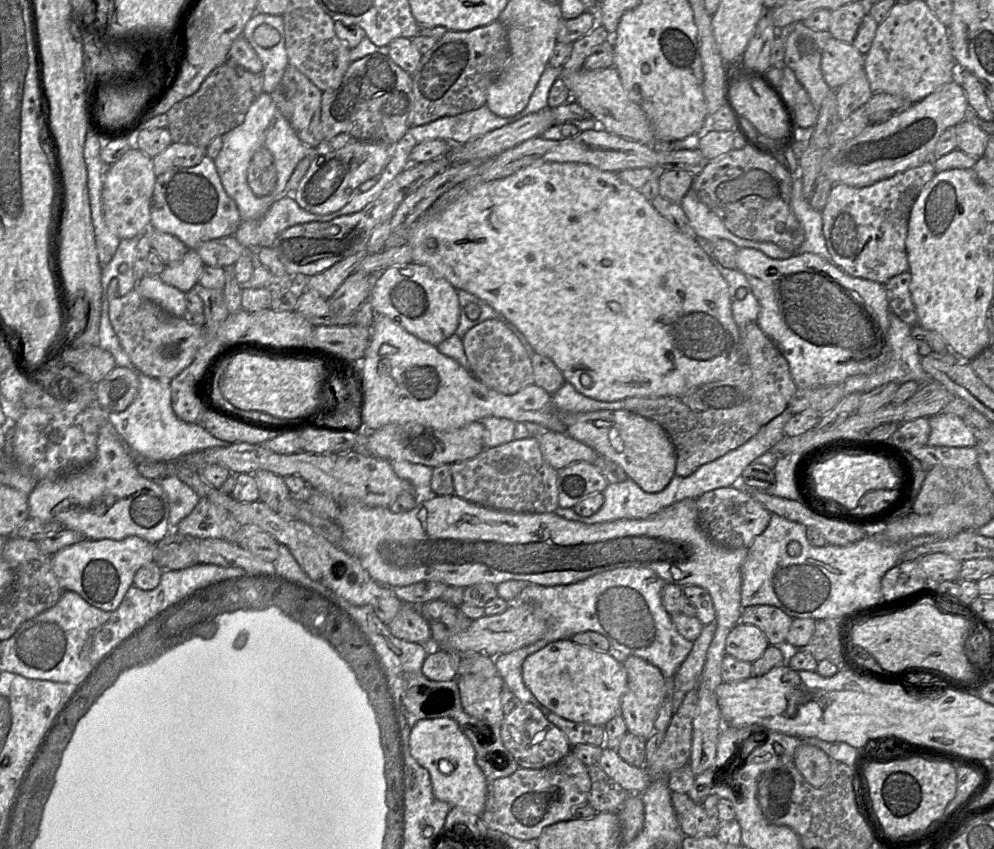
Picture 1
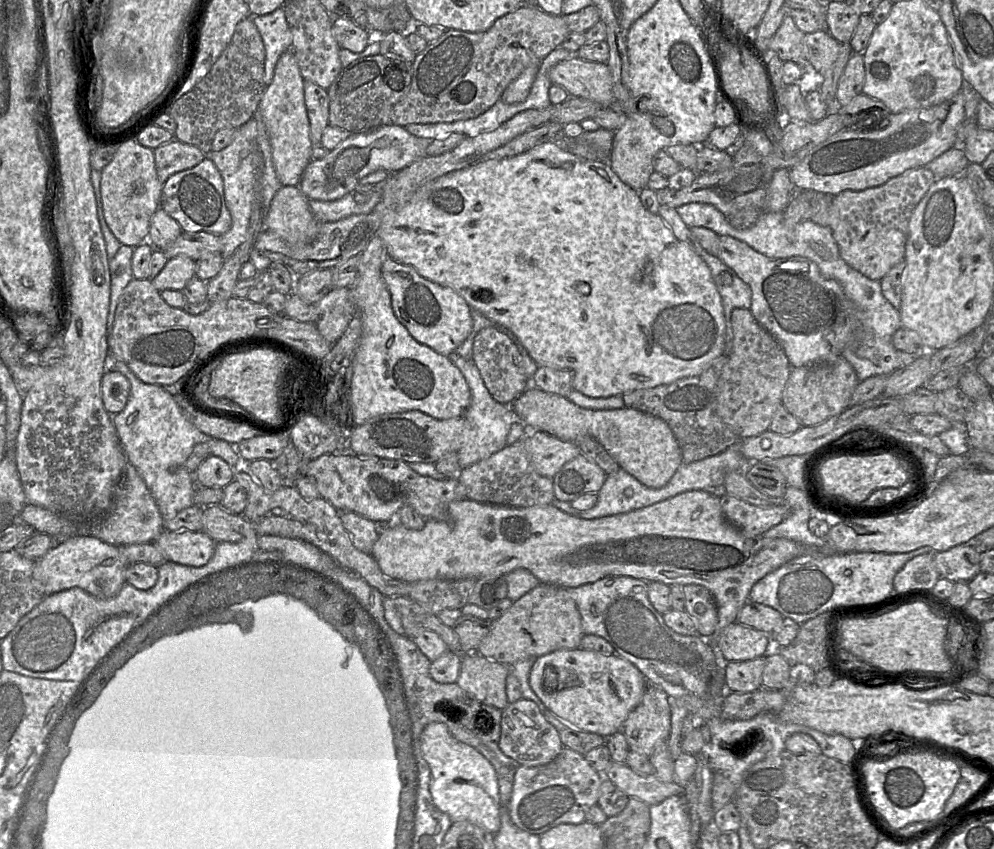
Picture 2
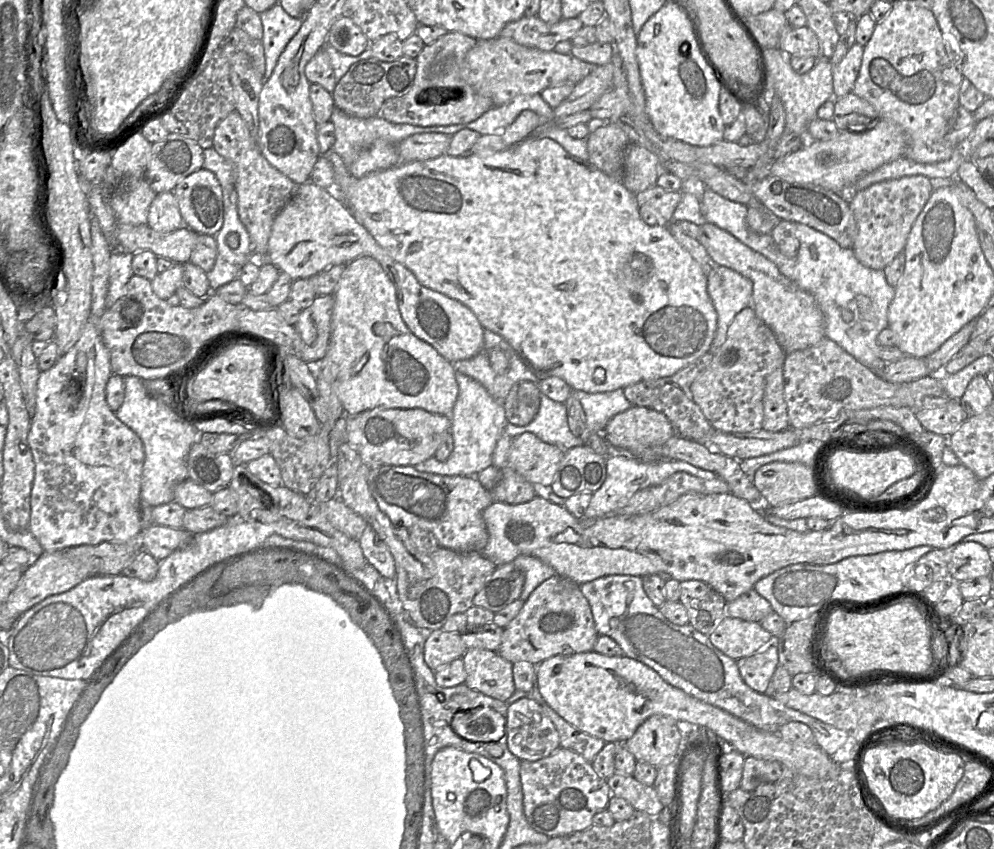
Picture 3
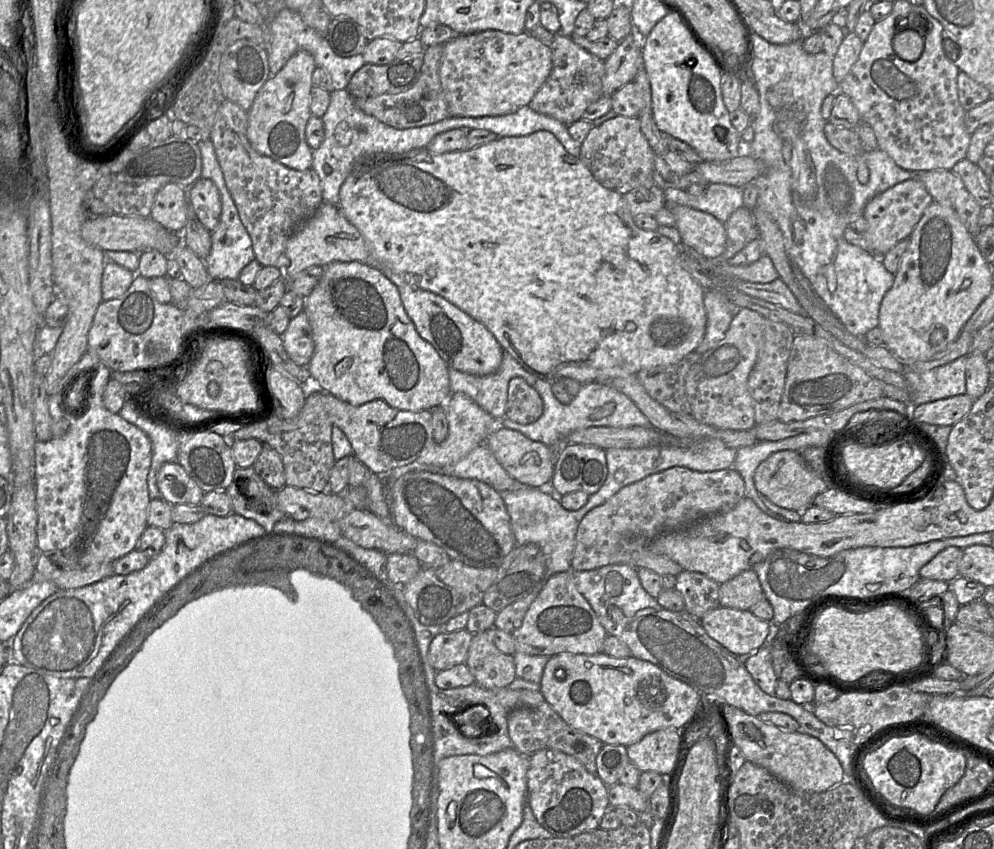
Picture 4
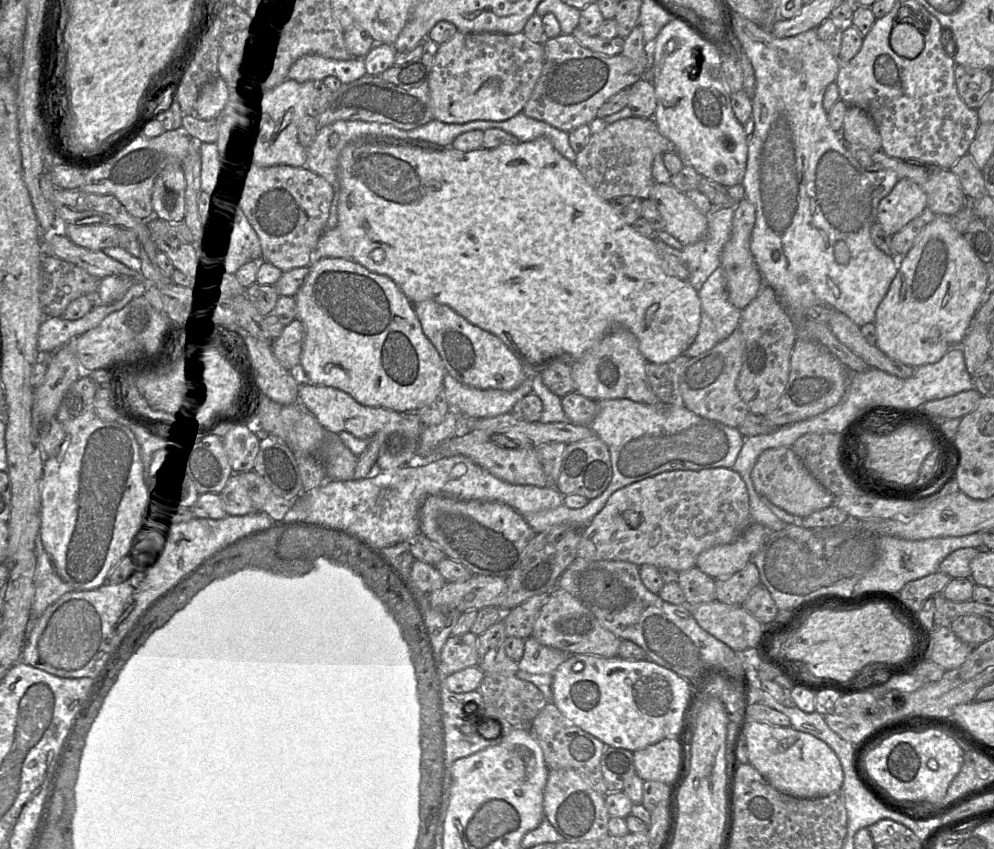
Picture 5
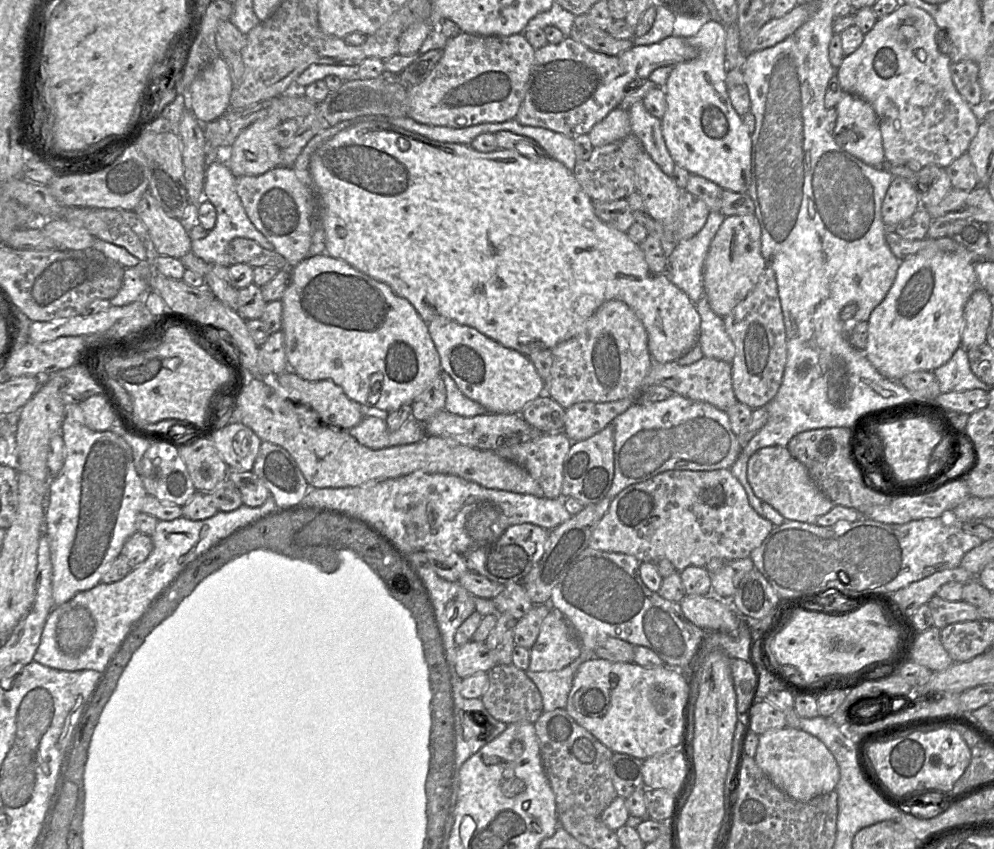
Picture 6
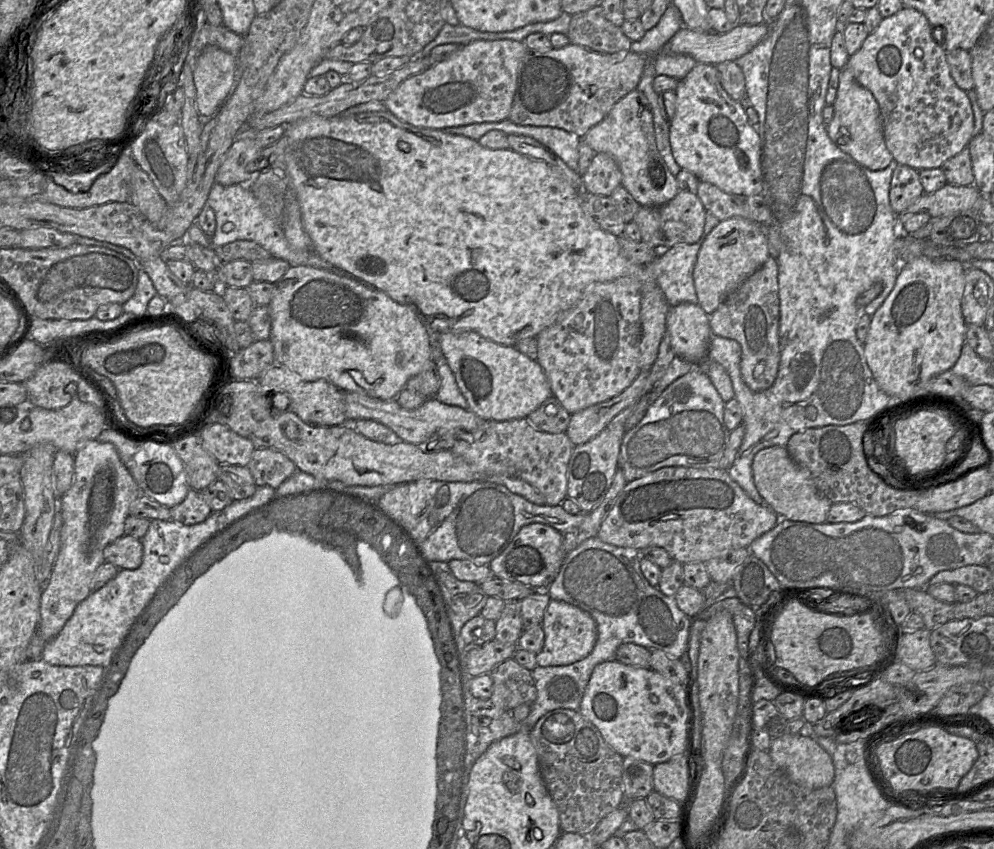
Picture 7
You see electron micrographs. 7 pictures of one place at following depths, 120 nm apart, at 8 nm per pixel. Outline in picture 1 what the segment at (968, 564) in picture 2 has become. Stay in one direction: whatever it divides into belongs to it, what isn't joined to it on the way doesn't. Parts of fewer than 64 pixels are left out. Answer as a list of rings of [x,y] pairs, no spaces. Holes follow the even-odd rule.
[[[943,553],[926,554],[918,559],[918,564],[930,583],[958,581],[962,562]]]

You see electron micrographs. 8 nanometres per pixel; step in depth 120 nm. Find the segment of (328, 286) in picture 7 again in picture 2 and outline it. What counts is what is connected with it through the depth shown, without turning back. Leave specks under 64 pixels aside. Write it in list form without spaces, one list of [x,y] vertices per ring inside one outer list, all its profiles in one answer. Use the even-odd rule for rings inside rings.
[[[374,236],[366,249],[359,255],[360,262],[356,282],[350,287],[355,305],[355,315],[361,319],[362,334],[359,347],[353,359],[353,375],[350,388],[344,395],[344,422],[362,425],[368,420],[393,413],[403,413],[411,410],[420,411],[438,420],[462,417],[471,401],[469,386],[453,362],[430,347],[417,342],[396,318],[391,295],[382,278],[382,262],[386,250],[382,240]]]

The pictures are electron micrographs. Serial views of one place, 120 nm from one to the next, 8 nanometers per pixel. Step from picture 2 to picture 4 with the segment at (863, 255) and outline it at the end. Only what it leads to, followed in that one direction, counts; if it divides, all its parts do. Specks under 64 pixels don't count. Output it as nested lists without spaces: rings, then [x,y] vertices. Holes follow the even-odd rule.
[[[919,179],[903,181],[873,197],[866,204],[862,215],[867,221],[867,239],[872,246],[872,252],[882,258],[898,242],[908,239],[925,209],[933,201],[926,186]]]

